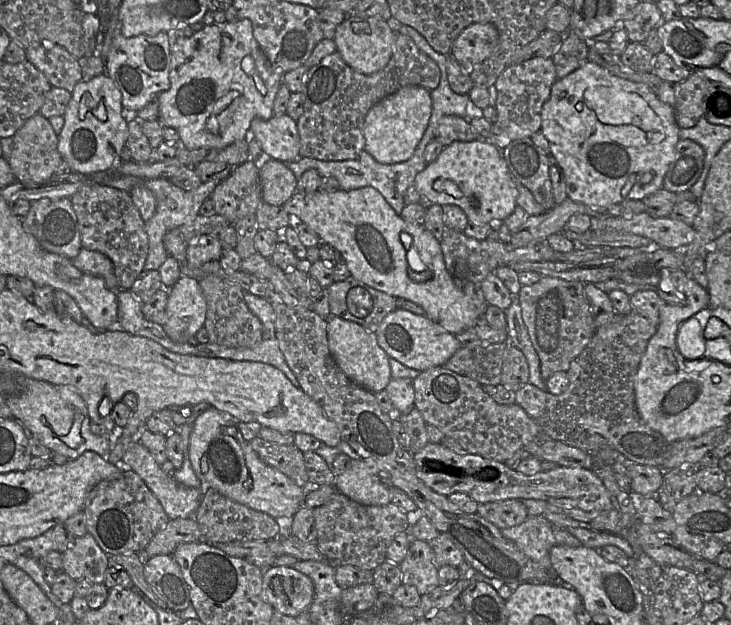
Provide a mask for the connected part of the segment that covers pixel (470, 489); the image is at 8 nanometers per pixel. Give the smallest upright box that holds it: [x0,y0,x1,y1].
[413,442,613,511]

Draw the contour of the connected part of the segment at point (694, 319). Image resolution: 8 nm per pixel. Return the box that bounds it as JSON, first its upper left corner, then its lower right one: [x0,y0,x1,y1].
[676,308,710,358]

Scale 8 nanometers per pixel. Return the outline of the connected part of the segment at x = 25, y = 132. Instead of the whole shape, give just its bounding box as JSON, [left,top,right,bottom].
[7,113,63,185]

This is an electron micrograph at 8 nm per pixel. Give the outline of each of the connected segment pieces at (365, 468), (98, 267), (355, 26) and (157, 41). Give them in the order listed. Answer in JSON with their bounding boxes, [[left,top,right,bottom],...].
[[334,458,390,506],[71,248,122,292],[334,15,396,75],[106,15,171,112]]

